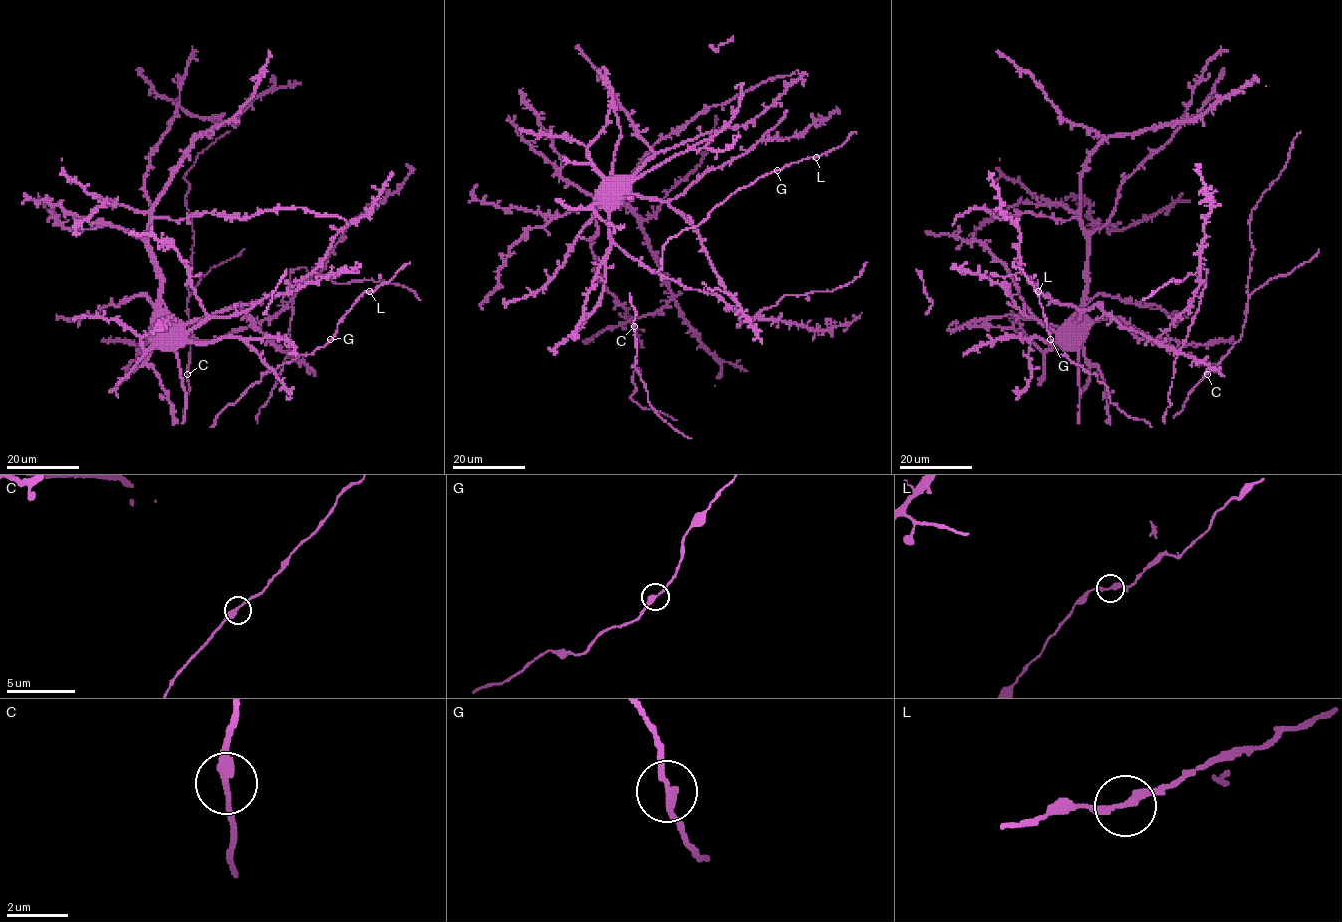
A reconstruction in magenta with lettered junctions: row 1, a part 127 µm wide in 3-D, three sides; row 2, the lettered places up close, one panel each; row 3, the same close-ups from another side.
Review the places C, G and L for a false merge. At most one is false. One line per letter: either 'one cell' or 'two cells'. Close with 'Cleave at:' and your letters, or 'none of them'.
C: one cell
G: one cell
L: one cell
Cleave at: none of them

